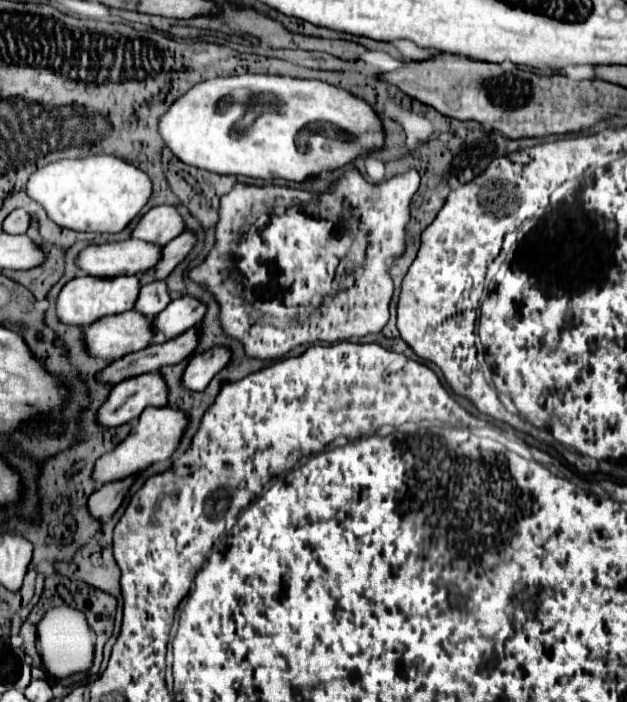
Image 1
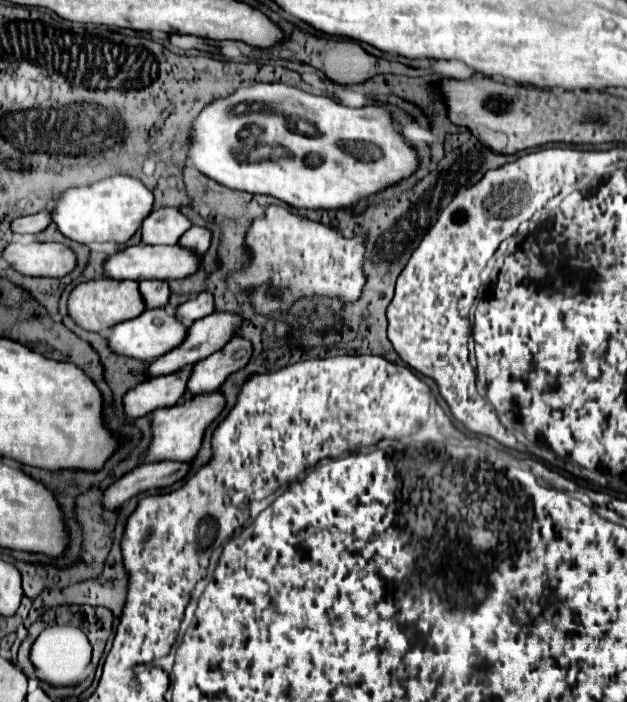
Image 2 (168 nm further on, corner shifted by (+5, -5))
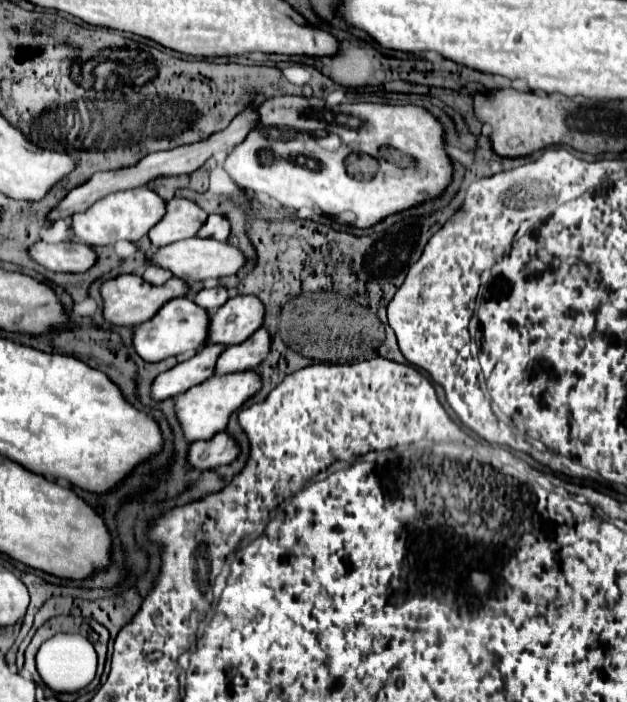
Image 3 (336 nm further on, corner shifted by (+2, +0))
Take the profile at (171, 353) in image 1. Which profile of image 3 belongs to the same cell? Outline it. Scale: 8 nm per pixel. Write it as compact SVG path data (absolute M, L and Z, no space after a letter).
M236 295L210 315L206 343L220 343L224 347L238 345L262 325L262 317L264 307L256 297Z

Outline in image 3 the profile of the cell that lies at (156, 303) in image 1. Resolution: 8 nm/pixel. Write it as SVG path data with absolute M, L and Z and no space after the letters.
M148 265L142 277L144 277L148 283L152 283L152 285L162 285L162 283L166 283L166 281L172 277L172 273L166 271L166 269L160 269L160 267L154 267L154 265Z

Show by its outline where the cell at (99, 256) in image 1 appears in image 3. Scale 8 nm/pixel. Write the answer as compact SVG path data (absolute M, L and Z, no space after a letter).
M190 237L190 239L182 239L182 241L176 241L176 243L156 249L154 255L146 255L146 261L150 265L172 271L174 277L180 277L184 281L202 281L202 279L220 279L226 275L234 275L242 267L244 255L228 243L214 241L214 239Z

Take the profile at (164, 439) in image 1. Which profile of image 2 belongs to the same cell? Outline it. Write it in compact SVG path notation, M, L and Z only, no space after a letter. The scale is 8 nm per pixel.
M207 392L207 394L195 394L191 400L183 400L175 406L157 408L153 416L153 442L149 446L149 452L145 456L147 462L161 462L161 460L177 460L177 462L189 462L197 456L201 448L201 440L209 424L223 412L225 408L225 396L223 392Z

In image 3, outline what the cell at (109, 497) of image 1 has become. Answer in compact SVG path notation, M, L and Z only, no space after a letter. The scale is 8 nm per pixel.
M216 433L208 441L196 441L188 449L188 463L194 469L214 469L220 465L228 465L238 457L238 445L228 433Z

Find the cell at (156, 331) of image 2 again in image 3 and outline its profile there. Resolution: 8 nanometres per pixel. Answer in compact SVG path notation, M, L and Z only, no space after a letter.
M176 297L170 299L166 305L162 305L162 309L158 309L158 313L152 319L134 327L132 343L136 353L144 361L162 361L166 357L174 357L186 351L202 349L206 341L206 329L208 329L208 311L198 307L188 297Z

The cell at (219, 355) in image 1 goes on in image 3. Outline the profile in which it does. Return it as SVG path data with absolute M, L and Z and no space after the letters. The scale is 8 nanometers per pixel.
M266 329L254 331L244 343L226 347L216 363L216 375L228 375L228 373L240 373L254 369L270 349L270 337Z

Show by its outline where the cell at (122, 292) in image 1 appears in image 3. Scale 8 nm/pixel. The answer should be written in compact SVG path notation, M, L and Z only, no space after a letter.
M118 275L114 279L108 279L100 287L100 295L104 301L104 319L110 325L124 325L124 327L134 327L140 325L142 321L148 321L166 301L174 297L182 297L188 293L188 285L176 277L172 277L166 285L150 285L138 275Z

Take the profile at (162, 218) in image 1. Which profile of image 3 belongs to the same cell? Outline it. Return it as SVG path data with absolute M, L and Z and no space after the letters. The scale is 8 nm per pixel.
M174 197L166 203L166 215L148 231L148 237L154 247L194 237L204 225L206 217L208 213L202 211L194 201Z

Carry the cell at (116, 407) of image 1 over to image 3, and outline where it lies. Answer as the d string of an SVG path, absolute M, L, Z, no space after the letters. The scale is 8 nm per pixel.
M206 345L192 359L182 361L174 369L160 373L150 387L150 397L154 401L164 401L186 393L190 387L210 379L214 375L214 365L220 351L222 345Z

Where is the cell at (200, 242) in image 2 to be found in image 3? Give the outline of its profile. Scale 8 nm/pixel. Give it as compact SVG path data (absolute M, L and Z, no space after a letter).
M210 215L202 229L198 229L198 237L210 237L216 241L226 241L230 235L230 223L224 215Z

